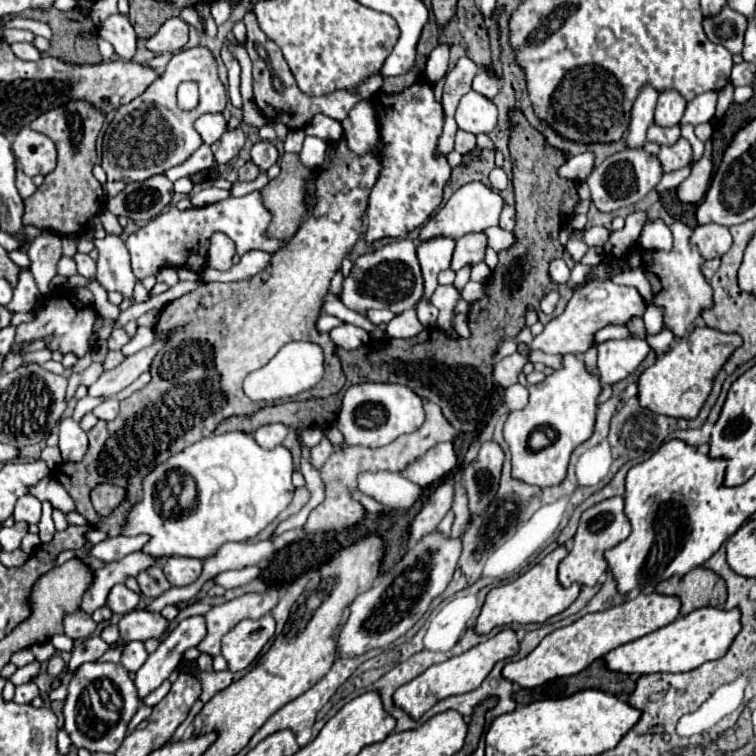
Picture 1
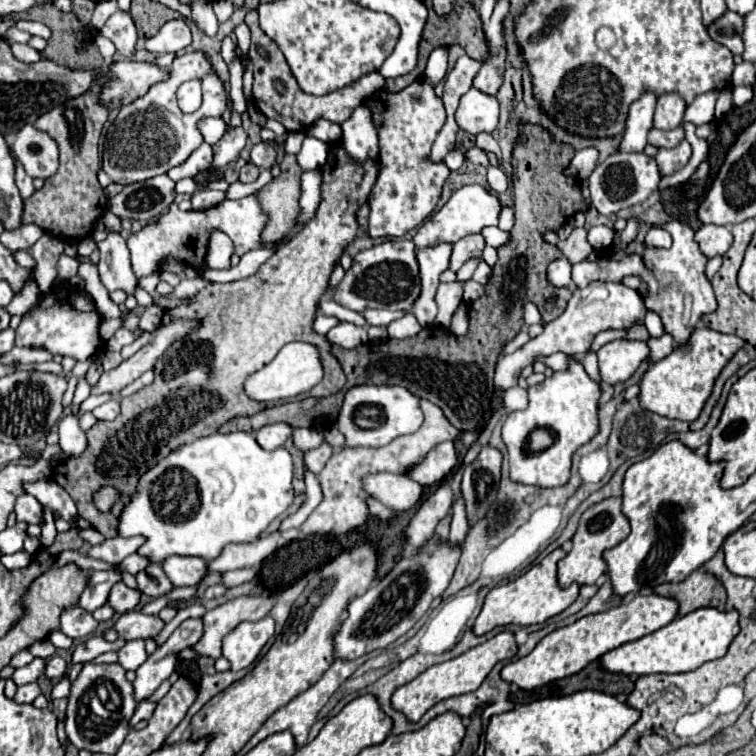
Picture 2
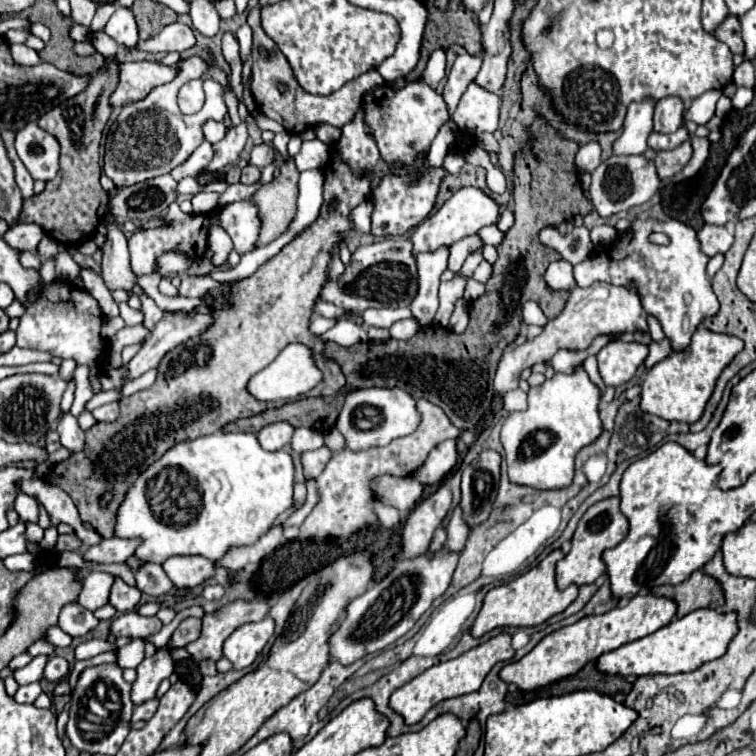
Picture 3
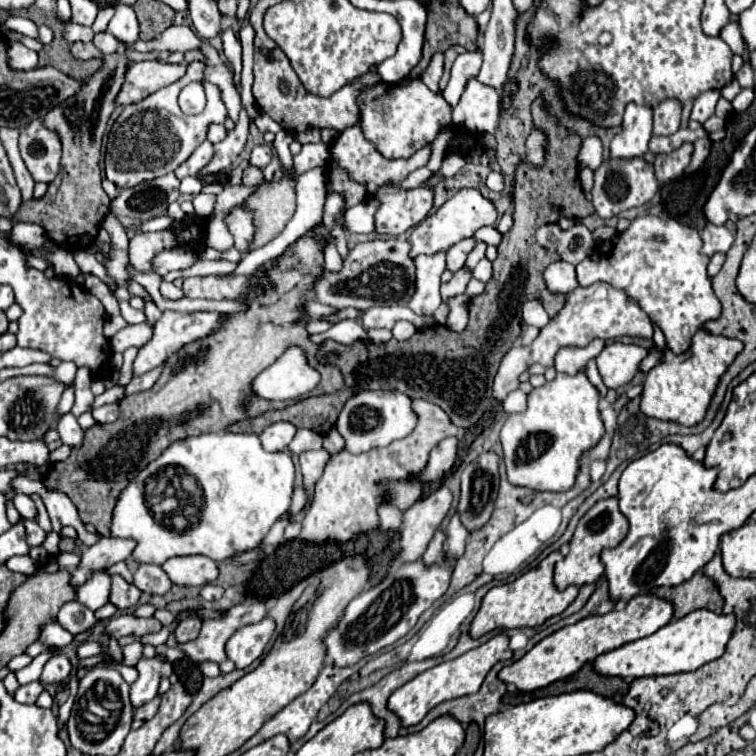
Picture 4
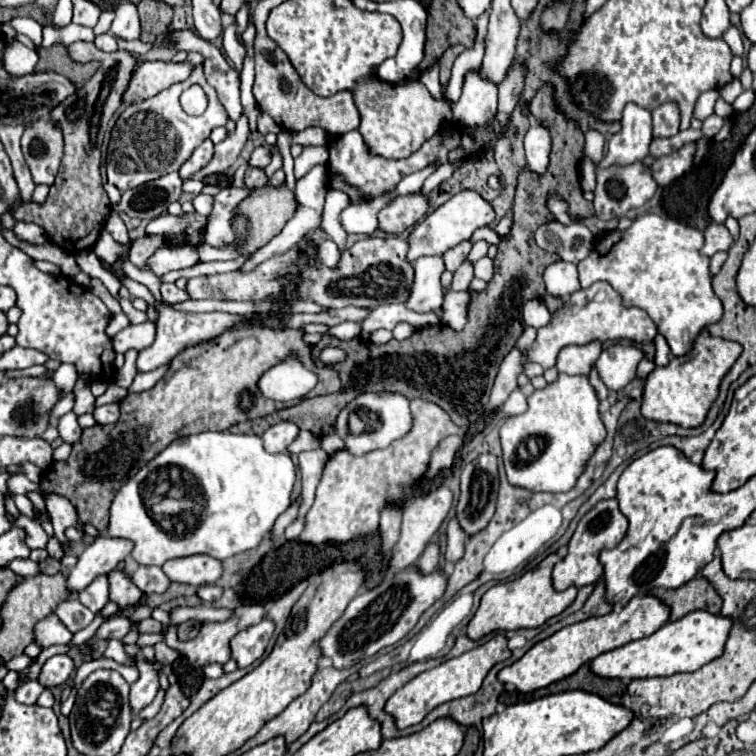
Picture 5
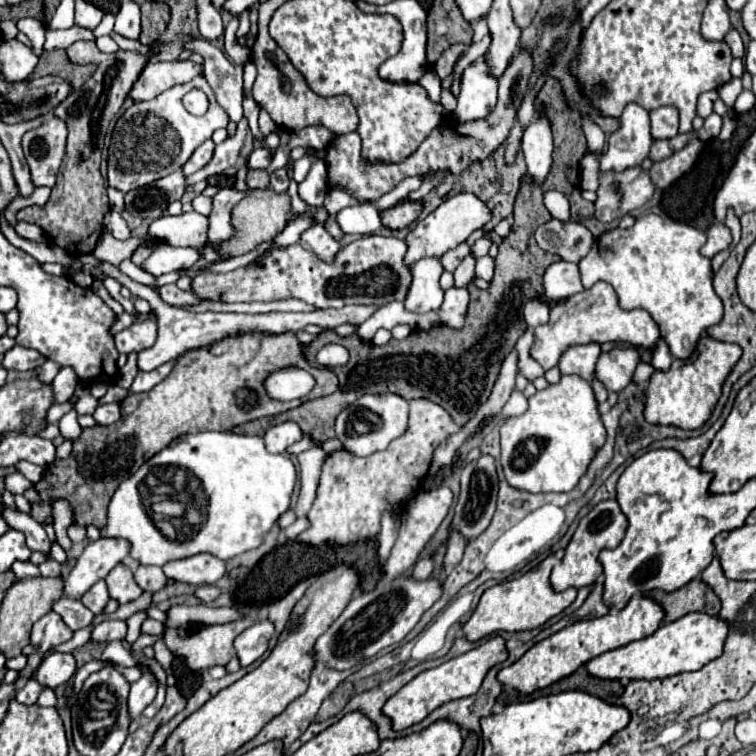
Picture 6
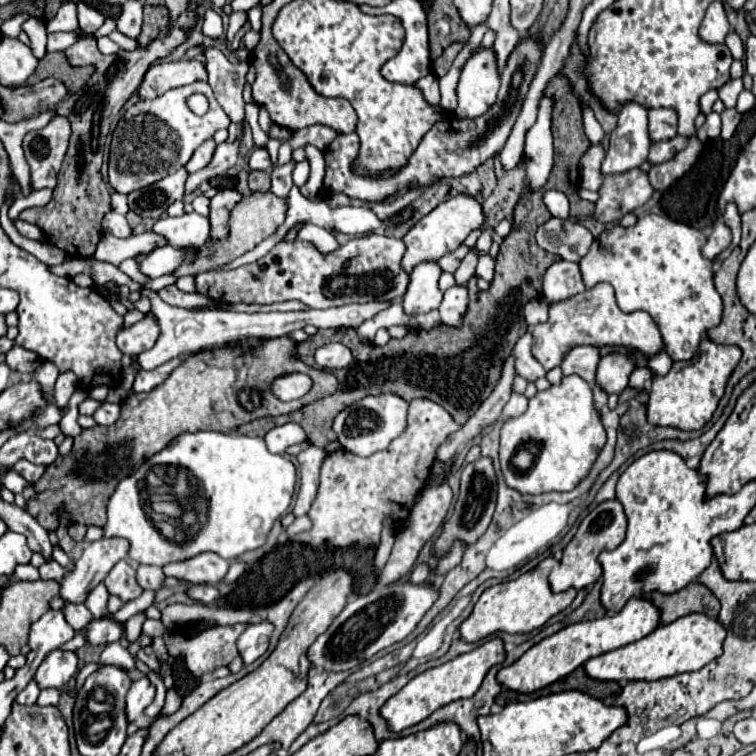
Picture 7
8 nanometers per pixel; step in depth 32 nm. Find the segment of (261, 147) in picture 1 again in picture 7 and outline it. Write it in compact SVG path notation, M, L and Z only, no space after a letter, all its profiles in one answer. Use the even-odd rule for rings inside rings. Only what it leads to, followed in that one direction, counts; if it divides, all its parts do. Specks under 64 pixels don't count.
M256 148L256 150L250 154L248 164L250 164L252 170L268 170L268 168L270 168L268 150L266 150L266 148Z

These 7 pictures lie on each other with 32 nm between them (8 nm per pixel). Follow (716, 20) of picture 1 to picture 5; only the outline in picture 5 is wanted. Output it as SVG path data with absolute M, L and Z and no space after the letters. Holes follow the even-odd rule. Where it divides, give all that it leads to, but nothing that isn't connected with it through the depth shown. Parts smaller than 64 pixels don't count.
M730 26L728 32L724 32L722 40L730 46L730 50L736 54L736 56L742 56L744 54L744 44L742 44L742 36L740 36L740 30L736 26Z

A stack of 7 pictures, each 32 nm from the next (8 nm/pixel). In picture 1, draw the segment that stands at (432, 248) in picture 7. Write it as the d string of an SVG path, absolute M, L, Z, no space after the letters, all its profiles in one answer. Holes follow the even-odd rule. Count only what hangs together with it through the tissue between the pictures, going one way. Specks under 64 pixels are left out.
M482 182L464 184L462 188L458 188L452 194L452 198L446 202L446 206L422 226L418 240L428 240L432 236L450 236L450 238L458 240L470 232L484 232L490 226L498 226L502 208L504 208L504 198L498 192L494 192L490 186L484 186Z

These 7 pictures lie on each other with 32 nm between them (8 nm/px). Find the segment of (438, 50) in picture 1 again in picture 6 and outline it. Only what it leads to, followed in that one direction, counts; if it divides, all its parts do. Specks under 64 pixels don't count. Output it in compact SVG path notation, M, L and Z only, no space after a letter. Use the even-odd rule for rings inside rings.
M430 68L430 70L418 80L418 84L422 84L422 86L426 88L430 100L434 100L434 102L440 100L442 86L440 86L440 78L438 78L438 74L436 74L436 68Z

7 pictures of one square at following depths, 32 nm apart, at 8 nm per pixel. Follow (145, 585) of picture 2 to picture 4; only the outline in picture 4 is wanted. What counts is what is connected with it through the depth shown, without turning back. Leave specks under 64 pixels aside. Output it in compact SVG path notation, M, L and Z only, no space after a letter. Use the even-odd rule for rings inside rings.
M142 564L134 572L134 586L146 594L166 594L172 588L172 582L162 570L162 566Z

